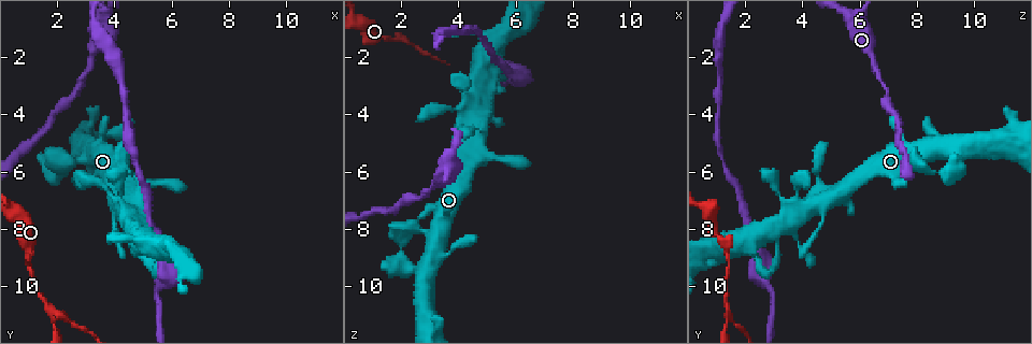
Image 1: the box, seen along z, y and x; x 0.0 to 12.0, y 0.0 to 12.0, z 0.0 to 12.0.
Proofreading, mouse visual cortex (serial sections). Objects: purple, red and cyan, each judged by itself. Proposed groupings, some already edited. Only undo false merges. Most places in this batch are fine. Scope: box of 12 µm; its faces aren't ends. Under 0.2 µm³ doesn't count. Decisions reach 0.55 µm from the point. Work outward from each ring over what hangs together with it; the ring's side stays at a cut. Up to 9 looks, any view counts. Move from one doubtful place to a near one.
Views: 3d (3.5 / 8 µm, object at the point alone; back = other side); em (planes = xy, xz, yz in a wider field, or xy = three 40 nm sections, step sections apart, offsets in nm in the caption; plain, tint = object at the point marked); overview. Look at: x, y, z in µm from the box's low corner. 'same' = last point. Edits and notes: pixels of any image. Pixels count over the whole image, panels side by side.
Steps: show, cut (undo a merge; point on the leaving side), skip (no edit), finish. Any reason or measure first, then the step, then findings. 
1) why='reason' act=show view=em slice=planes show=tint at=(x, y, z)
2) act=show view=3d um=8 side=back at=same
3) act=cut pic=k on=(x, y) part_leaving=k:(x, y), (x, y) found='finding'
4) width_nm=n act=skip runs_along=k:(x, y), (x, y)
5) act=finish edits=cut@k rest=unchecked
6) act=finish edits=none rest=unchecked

why='thick turns thin' act=show view=3d um=8 at=(3.2, 2.2, 6.5)

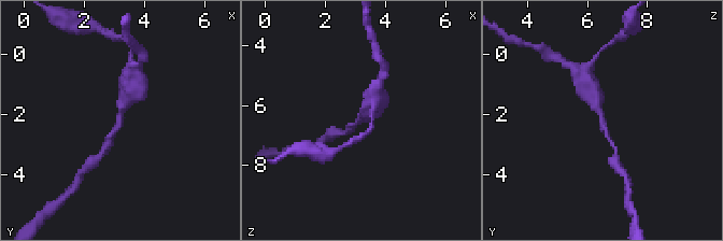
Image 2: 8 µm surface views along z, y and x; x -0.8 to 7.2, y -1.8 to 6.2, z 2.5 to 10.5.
arm_widths_nm=150,450 why='now the EM' act=show view=em slice=xy step=5 show=tint at=(3.1, 2.2, 6.4)

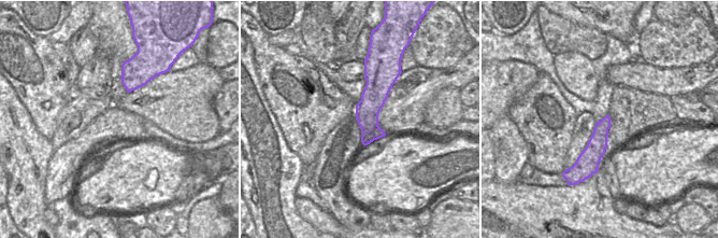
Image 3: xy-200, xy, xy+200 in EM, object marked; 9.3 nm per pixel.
act=skip runs_along=2:(589, 97), (598, 108), (614, 147) found='all the same cell'

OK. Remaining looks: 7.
why='abrupt turn' act=show view=3d um=8 at=(2.1, 6.0, 9.4)

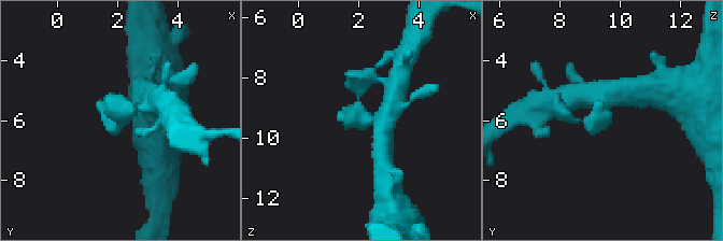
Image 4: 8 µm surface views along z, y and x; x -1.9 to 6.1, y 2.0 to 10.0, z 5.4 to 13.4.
act=show view=3d um=3.5 at=(2.2, 6.0, 9.4)

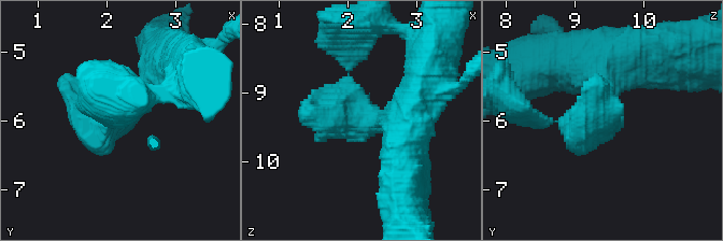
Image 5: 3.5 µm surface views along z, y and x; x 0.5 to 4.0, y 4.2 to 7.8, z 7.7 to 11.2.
why='shape alone is not enough' act=show view=em slice=xy step=1 show=tint at=(2.10, 6.00, 9.40)

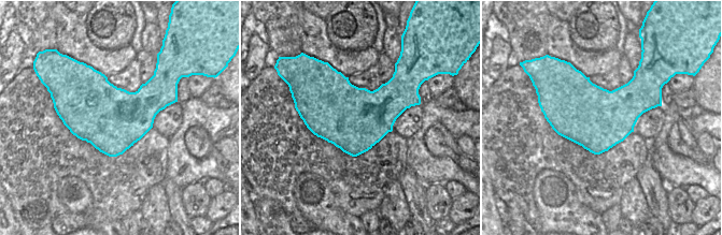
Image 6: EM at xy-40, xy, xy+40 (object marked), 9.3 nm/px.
act=skip runs_along=5:(172, 62), (118, 118), (62, 82) found='all the same cell'

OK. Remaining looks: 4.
act=show view=em slice=xy step=3 show=tint at=(1.0, 9.1, 1.3)

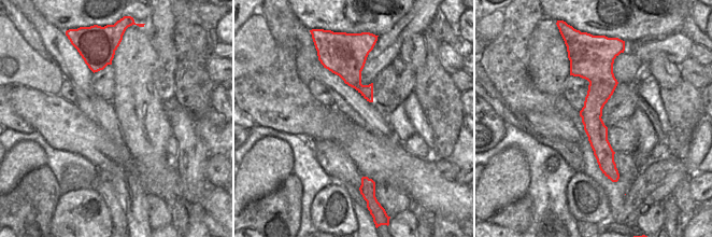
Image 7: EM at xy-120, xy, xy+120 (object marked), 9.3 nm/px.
act=show view=3d um=3.5 at=same

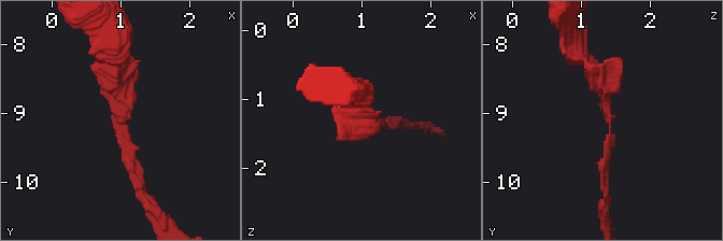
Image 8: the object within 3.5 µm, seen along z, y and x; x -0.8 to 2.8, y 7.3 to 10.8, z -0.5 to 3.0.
arm_widths_nm=150,300 act=skip runs_along=7:(588, 63), (607, 171) found='continuous, no second cell'

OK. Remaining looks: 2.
why='branch point' act=show view=3d um=3.5 at=(1.7, 10.8, 1.4)

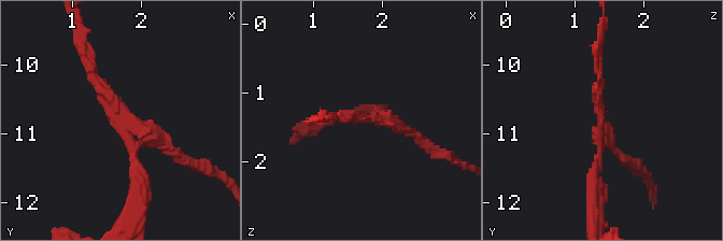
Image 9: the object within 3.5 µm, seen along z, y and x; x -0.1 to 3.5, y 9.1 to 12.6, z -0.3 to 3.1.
arms=3 arm_widths_nm=150,150,150 act=show view=em slice=planes show=tint at=(1.75, 10.75, 1.40)

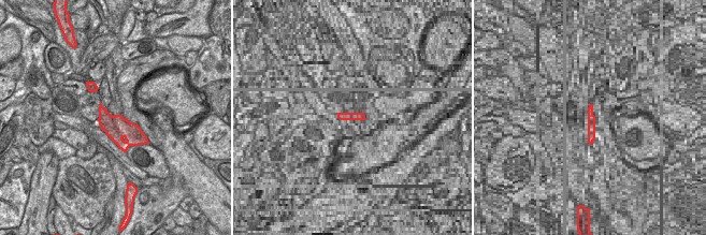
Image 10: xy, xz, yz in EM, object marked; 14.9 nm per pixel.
act=cut pic=9 on=(625, 160) part_leaving=9:(146, 135), (223, 178) found='two cells meet here'

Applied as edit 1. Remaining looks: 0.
act=finish edits=cut@9 rest=unchecked

